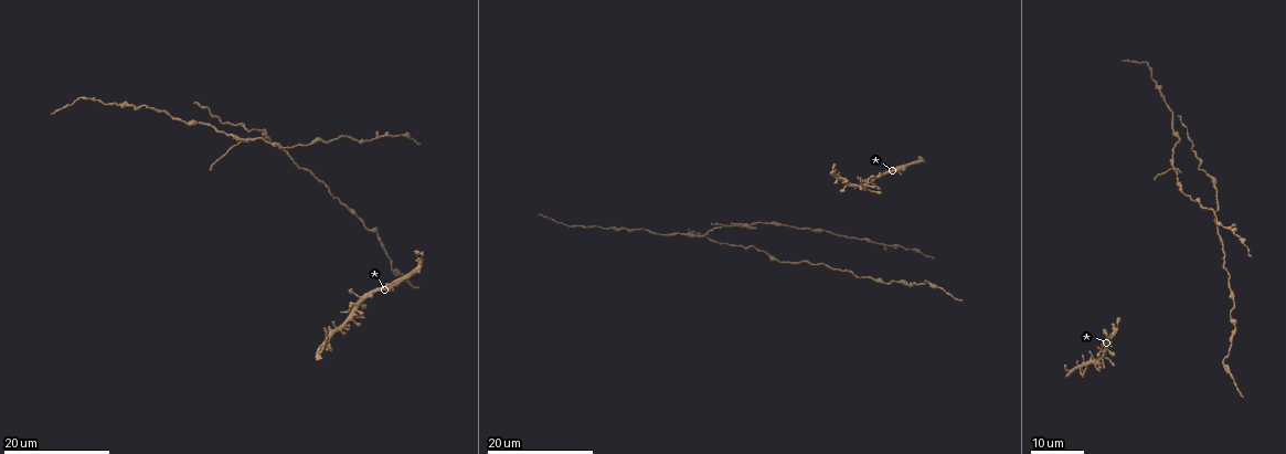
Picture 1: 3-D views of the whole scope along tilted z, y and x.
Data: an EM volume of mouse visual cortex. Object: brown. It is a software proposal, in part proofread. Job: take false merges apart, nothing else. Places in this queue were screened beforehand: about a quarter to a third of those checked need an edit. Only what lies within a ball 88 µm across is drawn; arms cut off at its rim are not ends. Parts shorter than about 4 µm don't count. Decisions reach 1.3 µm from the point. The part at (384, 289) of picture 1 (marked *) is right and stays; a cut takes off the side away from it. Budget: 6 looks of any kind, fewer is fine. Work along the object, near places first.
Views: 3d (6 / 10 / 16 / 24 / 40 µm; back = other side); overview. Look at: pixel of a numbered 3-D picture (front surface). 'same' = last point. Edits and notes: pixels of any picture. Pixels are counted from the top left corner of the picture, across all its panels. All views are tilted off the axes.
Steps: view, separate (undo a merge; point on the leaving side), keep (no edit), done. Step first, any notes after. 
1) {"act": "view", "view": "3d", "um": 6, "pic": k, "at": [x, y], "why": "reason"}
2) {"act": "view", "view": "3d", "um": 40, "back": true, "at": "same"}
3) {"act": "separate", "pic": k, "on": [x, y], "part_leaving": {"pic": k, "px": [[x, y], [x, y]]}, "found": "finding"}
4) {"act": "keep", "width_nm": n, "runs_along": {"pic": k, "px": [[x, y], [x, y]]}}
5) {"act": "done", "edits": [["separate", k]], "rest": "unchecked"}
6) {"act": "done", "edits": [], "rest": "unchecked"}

{"act": "view", "view": "3d", "um": 24, "pic": 1, "at": [391, 270]}

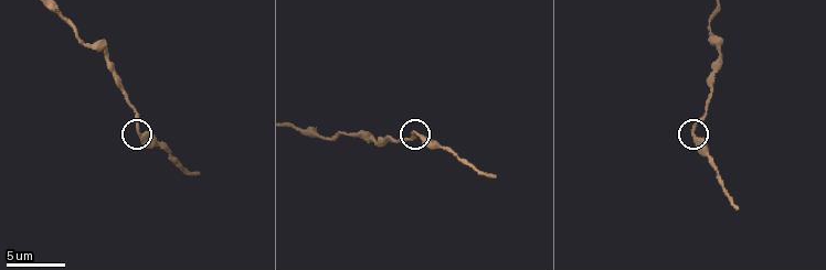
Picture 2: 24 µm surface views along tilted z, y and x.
{"act": "view", "view": "3d", "um": 6, "pic": 2, "at": [695, 134]}

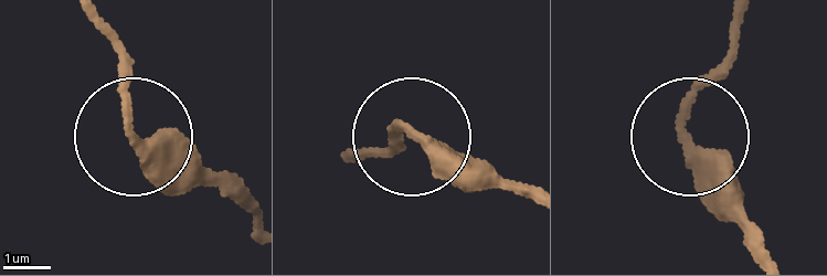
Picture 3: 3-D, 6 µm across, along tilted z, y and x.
{"act": "keep", "found": "all the same neuron"}

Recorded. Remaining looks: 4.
{"act": "view", "view": "3d", "um": 24, "pic": 1, "at": [1219, 224]}

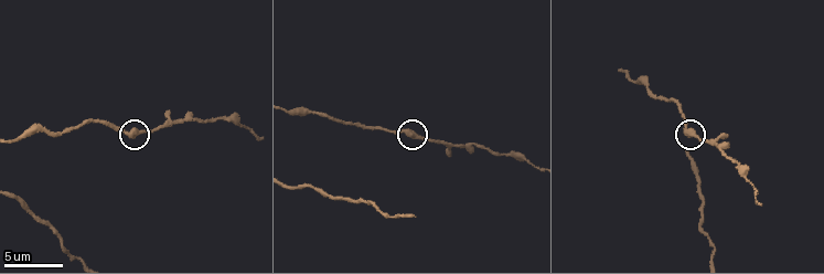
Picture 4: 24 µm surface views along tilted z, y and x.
{"act": "view", "view": "3d", "um": 6, "pic": 4, "at": [408, 133], "why": "zoom in"}

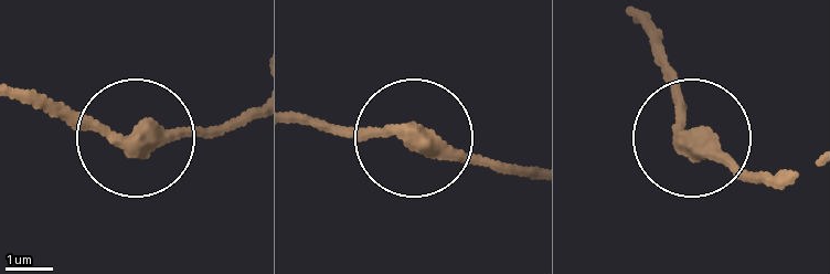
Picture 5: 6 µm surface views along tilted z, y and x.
{"act": "keep", "width_nm": 370, "found": "one neuron here"}

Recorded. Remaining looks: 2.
{"act": "view", "view": "3d", "um": 24, "pic": 1, "at": [242, 142], "why": "three-way junction"}

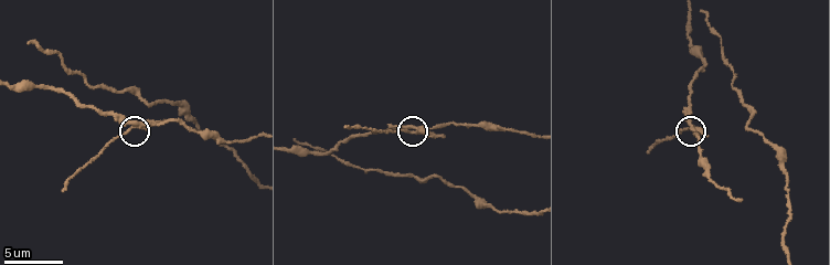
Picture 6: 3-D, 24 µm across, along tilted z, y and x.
{"act": "view", "view": "3d", "um": 10, "pic": 6, "at": [409, 129]}

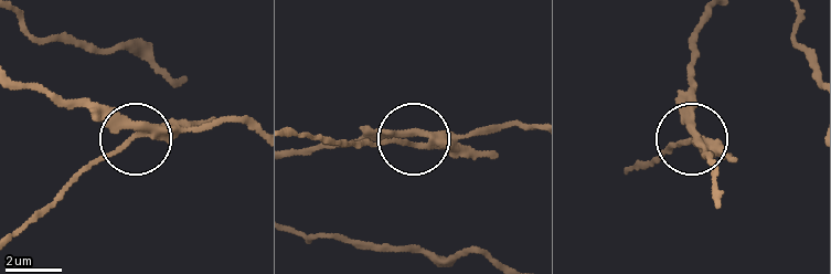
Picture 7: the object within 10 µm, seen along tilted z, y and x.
{"act": "separate", "pic": 7, "on": [123, 143], "arms": 3, "part_leaving": {"pic": 7, "px": [[164, 132], [84, 165], [14, 228]]}, "found": "a second neuron is stuck on"}

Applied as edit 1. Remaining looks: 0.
{"act": "done", "edits": [["separate", 7]], "rest": "unchecked"}

